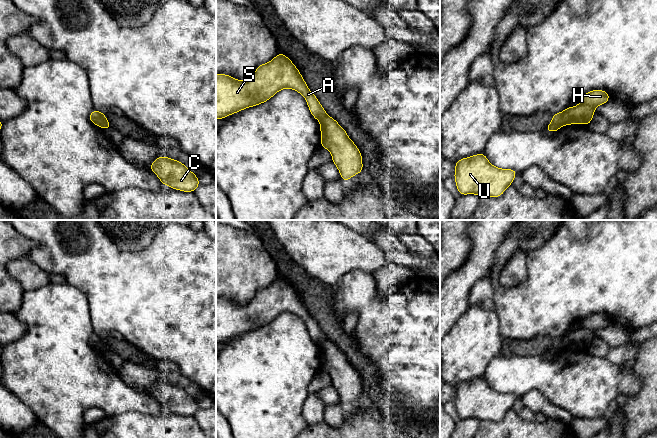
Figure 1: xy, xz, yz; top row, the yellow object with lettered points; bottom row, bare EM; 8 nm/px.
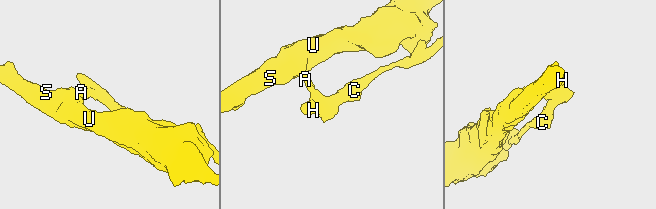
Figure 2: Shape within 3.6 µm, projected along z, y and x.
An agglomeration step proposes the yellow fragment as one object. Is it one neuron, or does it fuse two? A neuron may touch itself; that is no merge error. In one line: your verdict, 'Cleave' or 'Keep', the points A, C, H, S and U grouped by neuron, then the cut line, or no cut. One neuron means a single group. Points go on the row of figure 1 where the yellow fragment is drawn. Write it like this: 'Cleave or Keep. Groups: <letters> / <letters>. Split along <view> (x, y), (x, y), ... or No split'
Cleave. Groups: A S U / C H. Split along yz (563, 111), (562, 125)

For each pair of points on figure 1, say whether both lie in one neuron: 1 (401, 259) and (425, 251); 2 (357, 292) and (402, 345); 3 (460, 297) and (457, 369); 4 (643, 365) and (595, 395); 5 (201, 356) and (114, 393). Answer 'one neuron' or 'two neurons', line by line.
1: two neurons
2: one neuron
3: two neurons
4: two neurons
5: two neurons

